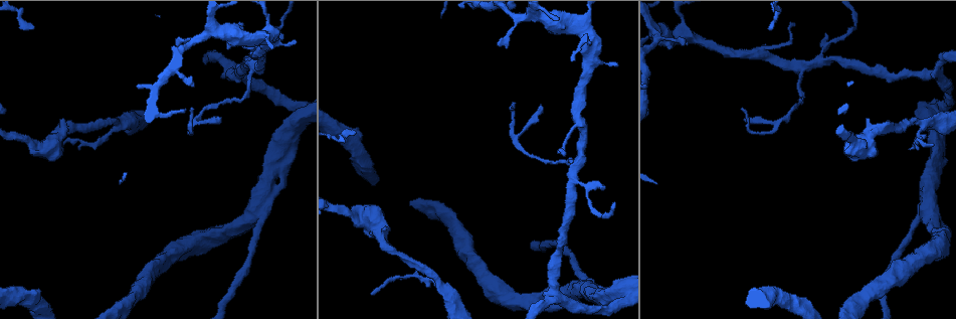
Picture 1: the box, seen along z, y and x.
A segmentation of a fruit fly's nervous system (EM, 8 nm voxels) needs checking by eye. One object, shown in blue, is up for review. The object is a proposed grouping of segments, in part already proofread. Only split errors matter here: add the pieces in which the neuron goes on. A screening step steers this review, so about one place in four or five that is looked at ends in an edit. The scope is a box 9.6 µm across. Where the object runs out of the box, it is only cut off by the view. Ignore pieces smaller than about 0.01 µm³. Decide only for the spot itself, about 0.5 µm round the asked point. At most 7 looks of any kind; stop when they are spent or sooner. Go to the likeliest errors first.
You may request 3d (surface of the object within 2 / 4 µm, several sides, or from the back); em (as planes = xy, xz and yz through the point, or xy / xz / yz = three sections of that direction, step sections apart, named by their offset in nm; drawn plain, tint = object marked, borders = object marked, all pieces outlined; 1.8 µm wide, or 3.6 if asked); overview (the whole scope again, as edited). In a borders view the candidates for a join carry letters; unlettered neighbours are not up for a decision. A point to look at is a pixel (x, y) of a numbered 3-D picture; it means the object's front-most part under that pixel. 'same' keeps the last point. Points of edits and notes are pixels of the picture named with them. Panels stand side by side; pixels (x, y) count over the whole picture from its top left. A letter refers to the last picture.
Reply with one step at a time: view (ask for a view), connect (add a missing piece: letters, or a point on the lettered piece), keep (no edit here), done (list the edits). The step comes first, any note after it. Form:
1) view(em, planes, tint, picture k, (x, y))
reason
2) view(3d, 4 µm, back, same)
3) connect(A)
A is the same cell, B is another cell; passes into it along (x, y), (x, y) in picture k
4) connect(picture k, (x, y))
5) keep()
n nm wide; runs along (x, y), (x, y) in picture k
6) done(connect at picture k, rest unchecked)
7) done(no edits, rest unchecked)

view(em, planes, tint, picture 1, (921, 125))
side arm on a straight run

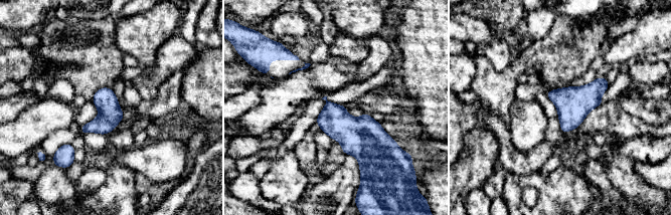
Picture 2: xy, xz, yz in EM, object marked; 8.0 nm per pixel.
view(em, planes, borders, same)

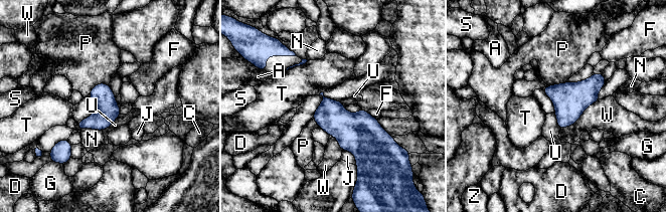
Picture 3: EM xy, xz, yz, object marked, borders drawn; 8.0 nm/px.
keep()
190 nm wide; A, C, D, F, G, J, N, P, S, T, U, W and Z are other cells; none of them fits

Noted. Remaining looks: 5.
view(3d, 4 µm, back, picture 1, (55, 138))
arms part here

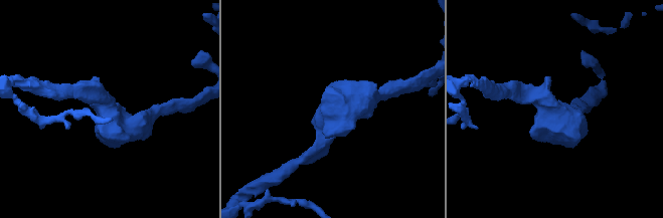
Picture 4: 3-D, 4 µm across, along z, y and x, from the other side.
view(em, xz, step 8, tint, picture 4, (109, 107))

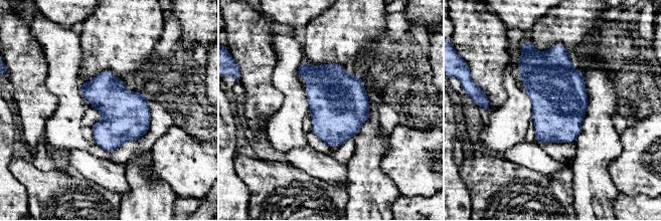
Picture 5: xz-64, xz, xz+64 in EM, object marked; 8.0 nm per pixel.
view(em, planes, borders, same)

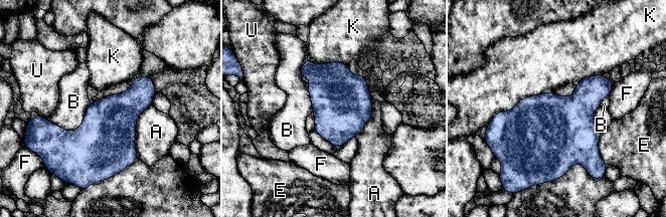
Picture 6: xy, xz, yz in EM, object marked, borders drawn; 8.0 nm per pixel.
keep()
A, B, E, F, K and U are other cells; border along (551, 91), (523, 97), (491, 120) in picture 6; no lettered piece goes on from it

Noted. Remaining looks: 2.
done(no edits, rest unchecked)

